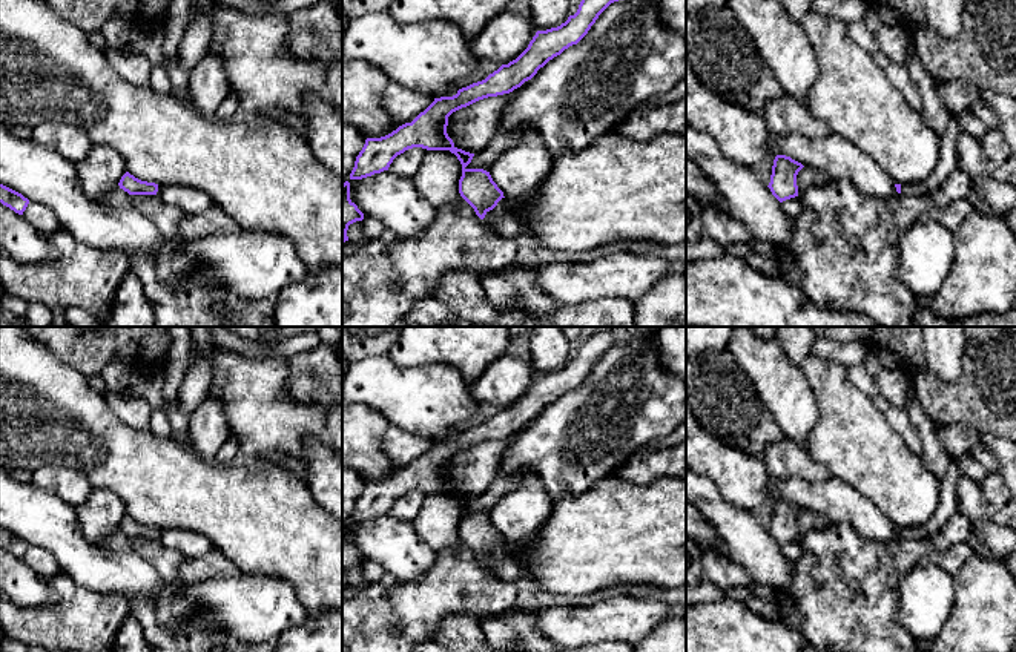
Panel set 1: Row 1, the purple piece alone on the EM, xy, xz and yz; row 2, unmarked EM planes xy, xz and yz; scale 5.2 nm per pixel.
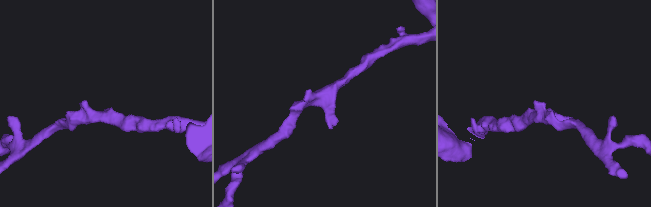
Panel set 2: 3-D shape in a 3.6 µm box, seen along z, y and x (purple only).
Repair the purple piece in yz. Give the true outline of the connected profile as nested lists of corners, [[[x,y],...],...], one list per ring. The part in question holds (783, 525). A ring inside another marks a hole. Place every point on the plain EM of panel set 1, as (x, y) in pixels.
[[[775,500],[767,531],[780,546],[798,540],[797,519],[803,511],[801,506],[790,500]]]

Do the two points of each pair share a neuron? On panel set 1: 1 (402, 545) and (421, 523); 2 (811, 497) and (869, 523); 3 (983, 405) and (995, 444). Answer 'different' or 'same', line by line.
1: different
2: same
3: different

